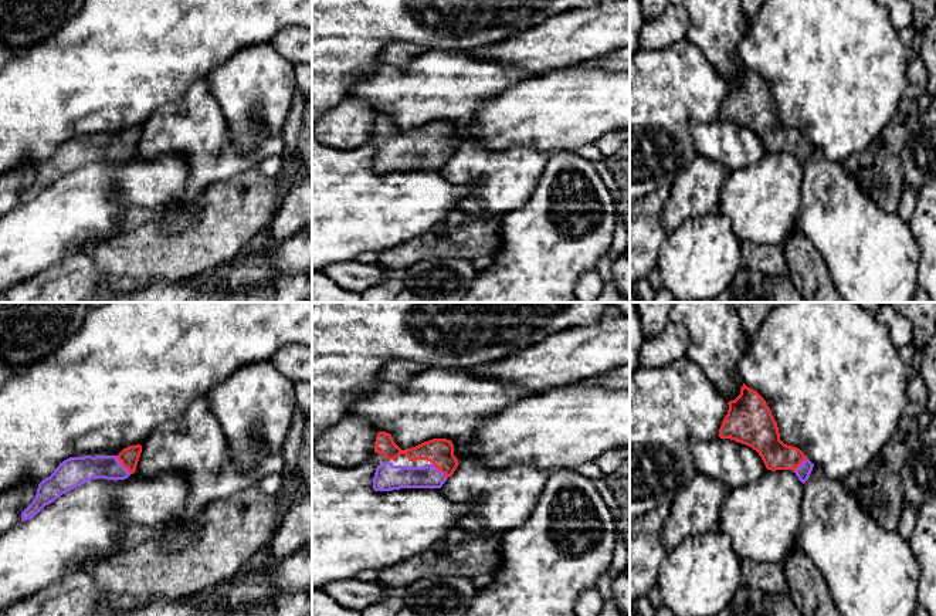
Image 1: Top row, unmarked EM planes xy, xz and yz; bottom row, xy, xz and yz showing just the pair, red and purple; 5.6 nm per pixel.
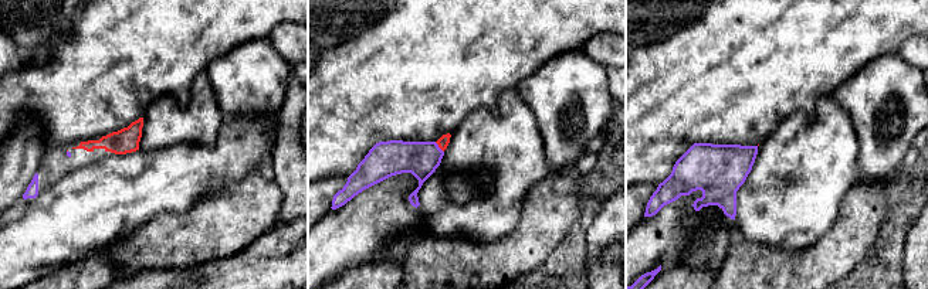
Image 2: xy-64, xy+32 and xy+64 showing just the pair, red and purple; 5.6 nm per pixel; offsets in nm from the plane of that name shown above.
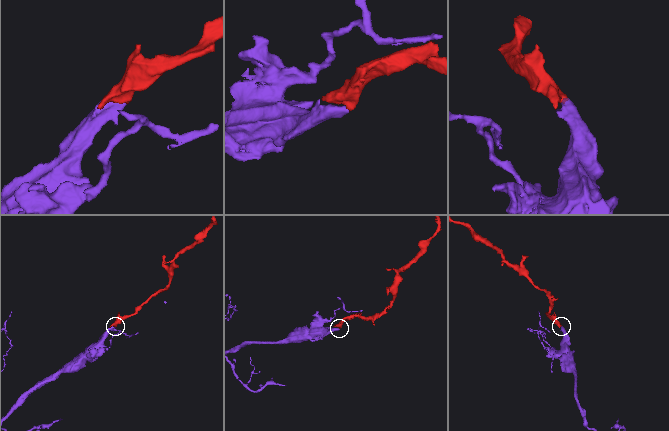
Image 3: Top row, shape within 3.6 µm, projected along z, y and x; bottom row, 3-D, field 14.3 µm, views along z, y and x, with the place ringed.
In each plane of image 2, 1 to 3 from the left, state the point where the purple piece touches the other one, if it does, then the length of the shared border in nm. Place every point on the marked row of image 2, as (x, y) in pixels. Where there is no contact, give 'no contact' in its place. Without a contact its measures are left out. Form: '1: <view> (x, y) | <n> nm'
1: no contact
2: xy+32 (439, 146) | 80 nm
3: no contact

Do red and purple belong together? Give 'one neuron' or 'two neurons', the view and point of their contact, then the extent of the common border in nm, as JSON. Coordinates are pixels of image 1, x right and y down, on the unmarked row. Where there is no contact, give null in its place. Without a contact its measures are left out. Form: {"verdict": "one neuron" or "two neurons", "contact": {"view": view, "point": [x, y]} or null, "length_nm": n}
{"verdict": "one neuron", "contact": {"view": "xy", "point": [122, 146]}, "length_nm": 140}

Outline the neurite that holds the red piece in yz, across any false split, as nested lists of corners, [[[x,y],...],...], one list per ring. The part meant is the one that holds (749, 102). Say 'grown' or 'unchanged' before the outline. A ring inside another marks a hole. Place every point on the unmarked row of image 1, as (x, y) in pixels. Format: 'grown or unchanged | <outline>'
grown | [[[743,65],[740,77],[728,87],[728,97],[719,111],[720,121],[752,129],[767,152],[793,152],[803,166],[808,162],[814,146],[800,131],[780,122],[771,92],[756,72]]]

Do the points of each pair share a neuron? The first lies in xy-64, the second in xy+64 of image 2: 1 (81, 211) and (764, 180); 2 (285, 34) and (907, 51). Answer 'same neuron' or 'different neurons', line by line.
1: different neurons
2: same neuron

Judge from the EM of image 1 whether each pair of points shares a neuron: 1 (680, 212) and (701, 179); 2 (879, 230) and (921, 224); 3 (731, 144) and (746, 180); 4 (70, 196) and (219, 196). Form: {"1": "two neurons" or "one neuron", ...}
{"1": "one neuron", "2": "two neurons", "3": "two neurons", "4": "two neurons"}

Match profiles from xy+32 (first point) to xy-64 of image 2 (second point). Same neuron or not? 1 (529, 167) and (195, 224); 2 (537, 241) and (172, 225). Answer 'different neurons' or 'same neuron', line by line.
1: different neurons
2: same neuron

